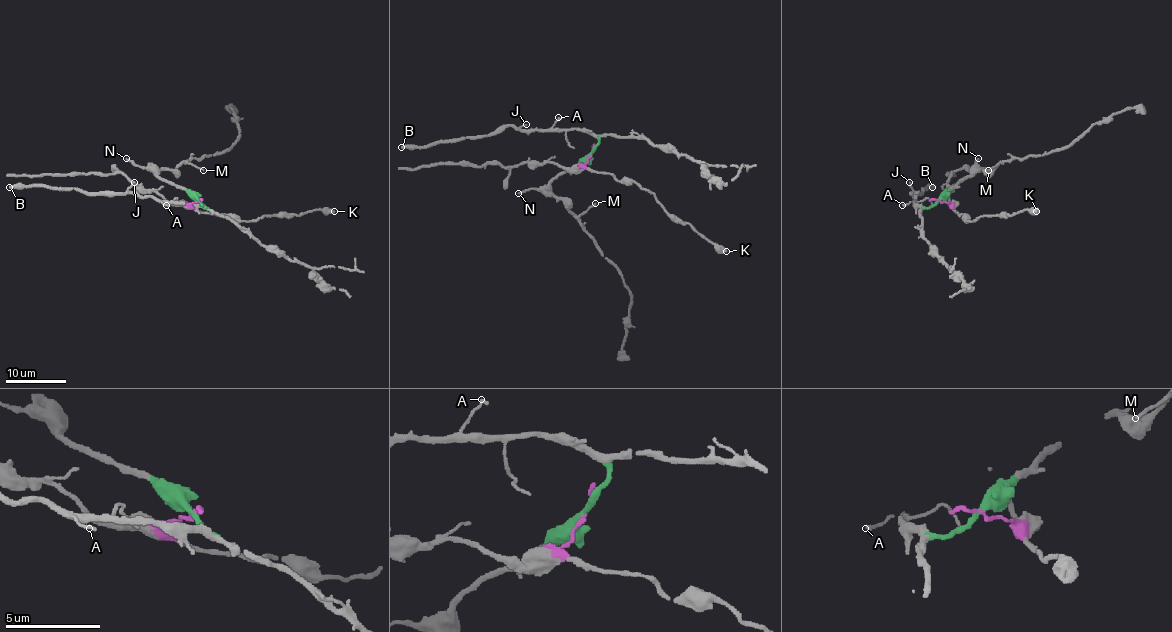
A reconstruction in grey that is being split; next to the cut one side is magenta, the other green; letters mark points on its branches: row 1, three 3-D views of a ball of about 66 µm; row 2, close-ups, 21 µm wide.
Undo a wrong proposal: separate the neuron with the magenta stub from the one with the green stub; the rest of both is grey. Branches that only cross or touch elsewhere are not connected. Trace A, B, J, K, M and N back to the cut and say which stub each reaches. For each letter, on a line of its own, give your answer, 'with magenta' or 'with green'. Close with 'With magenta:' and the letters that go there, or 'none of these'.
A: with green
B: with green
J: with green
K: with magenta
M: with green
N: with green
With magenta: K

